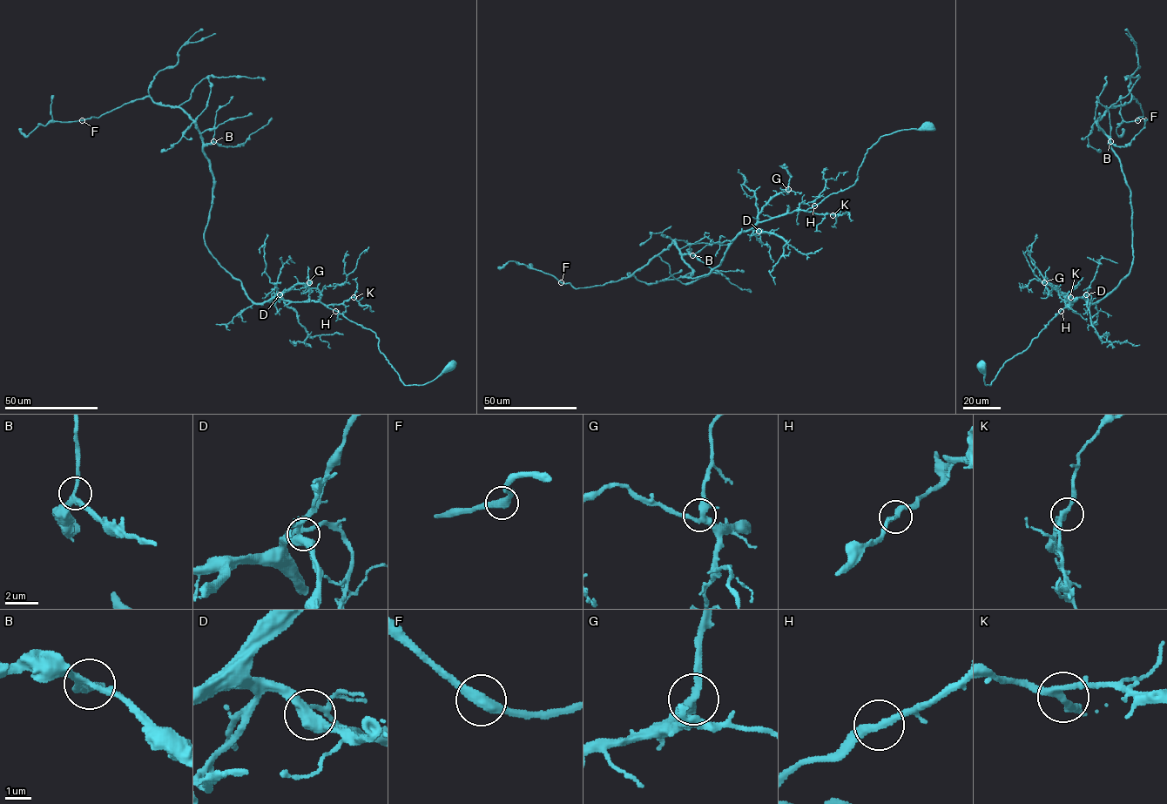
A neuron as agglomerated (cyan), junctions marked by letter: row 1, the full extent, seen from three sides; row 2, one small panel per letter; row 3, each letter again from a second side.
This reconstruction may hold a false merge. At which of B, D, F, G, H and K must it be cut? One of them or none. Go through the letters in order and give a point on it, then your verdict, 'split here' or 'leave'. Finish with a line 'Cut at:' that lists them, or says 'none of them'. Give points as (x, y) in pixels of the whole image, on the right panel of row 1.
B: (1110, 141) | leave
D: (1086, 294) | leave
F: (1137, 120) | leave
G: (1044, 282) | leave
H: (1061, 311) | leave
K: (1070, 297) | leave
Cut at: none of them

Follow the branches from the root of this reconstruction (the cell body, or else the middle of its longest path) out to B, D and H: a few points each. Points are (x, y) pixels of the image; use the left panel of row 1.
B: (450, 367), (405, 385), (376, 334), (337, 311), (252, 301), (205, 243), (213, 177), (203, 147), (213, 141)
D: (450, 367), (423, 384), (405, 385), (380, 351), (374, 332), (320, 302), (290, 301), (275, 297), (279, 294)
H: (450, 367), (423, 384), (405, 385), (380, 351), (376, 334), (335, 311)

